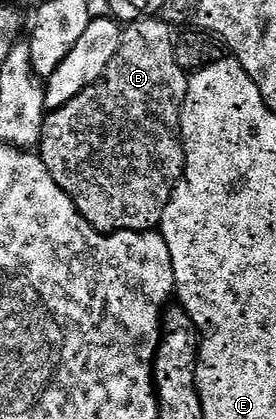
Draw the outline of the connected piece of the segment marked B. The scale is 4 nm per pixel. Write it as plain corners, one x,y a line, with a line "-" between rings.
152,16
142,18
136,22
126,23
122,27
123,35
121,44
117,48
117,56
109,60
109,68
100,78
89,88
85,88
69,104
62,106
60,110
52,110
43,120
43,140
41,143
41,157
44,164
49,168
53,180
67,193
73,200
73,204
81,212
81,216
89,223
93,229
101,230
105,234
115,234
118,230
137,230
140,232
151,232
163,221
163,213
171,199
171,193
175,190
183,176
183,169
187,163
187,157
183,151
183,136
179,129
181,116
183,115
183,105
187,95
188,71
183,69
183,65
177,60
177,34
174,34
172,23
163,21
162,17

